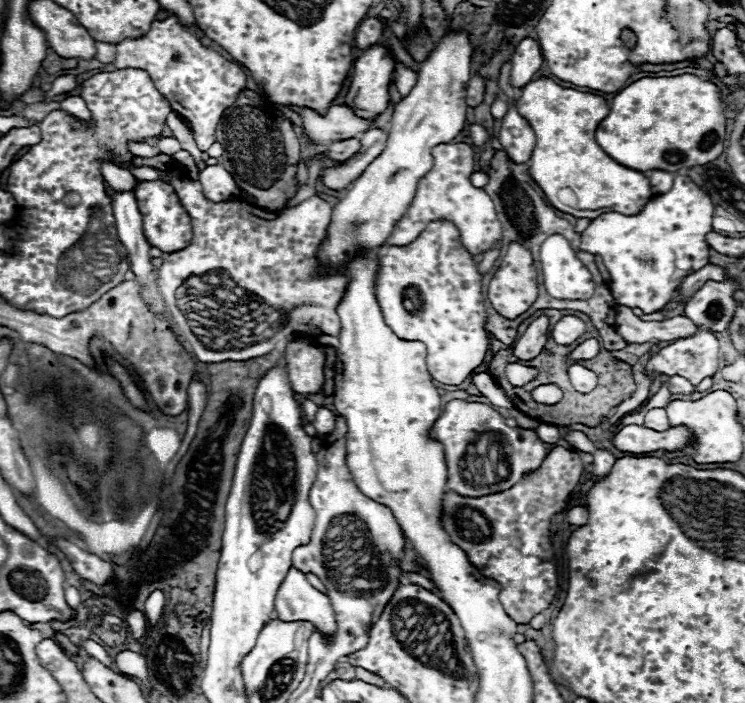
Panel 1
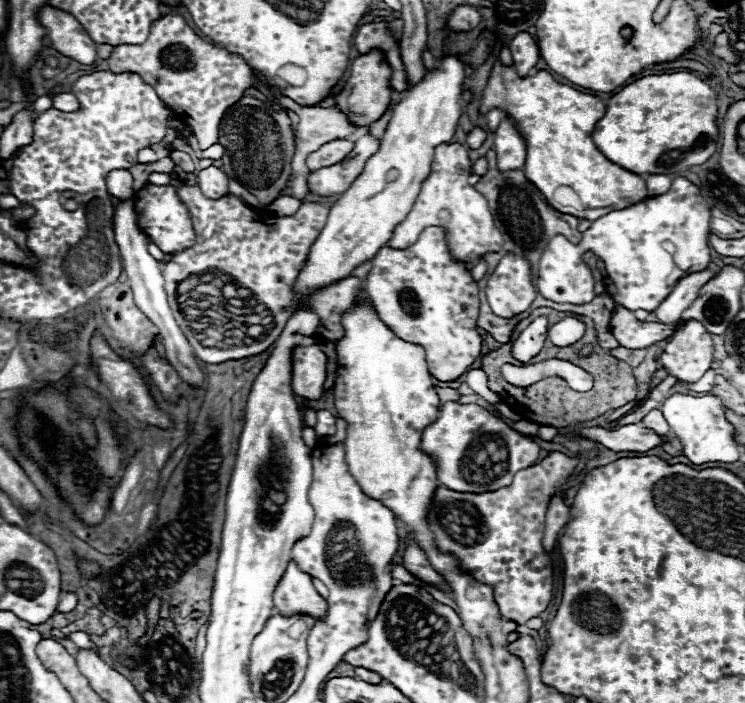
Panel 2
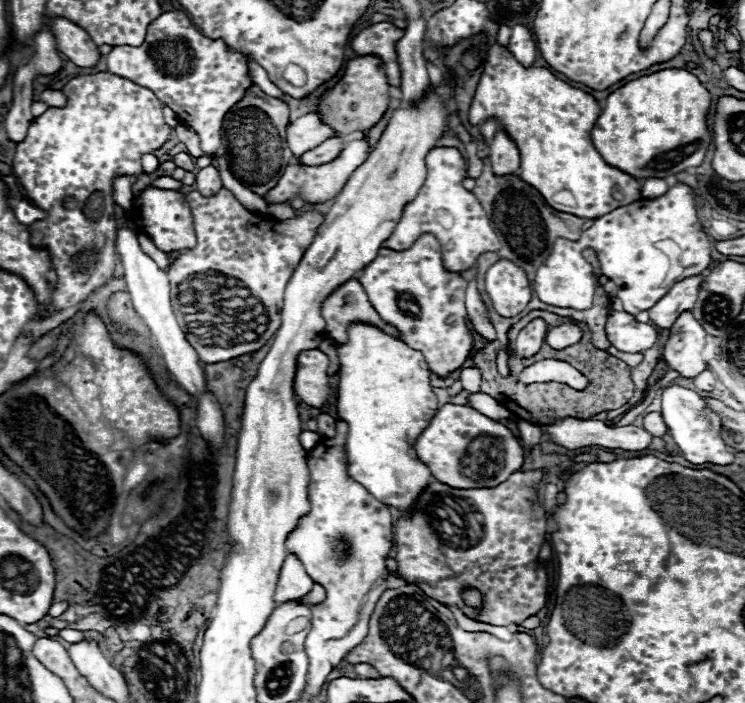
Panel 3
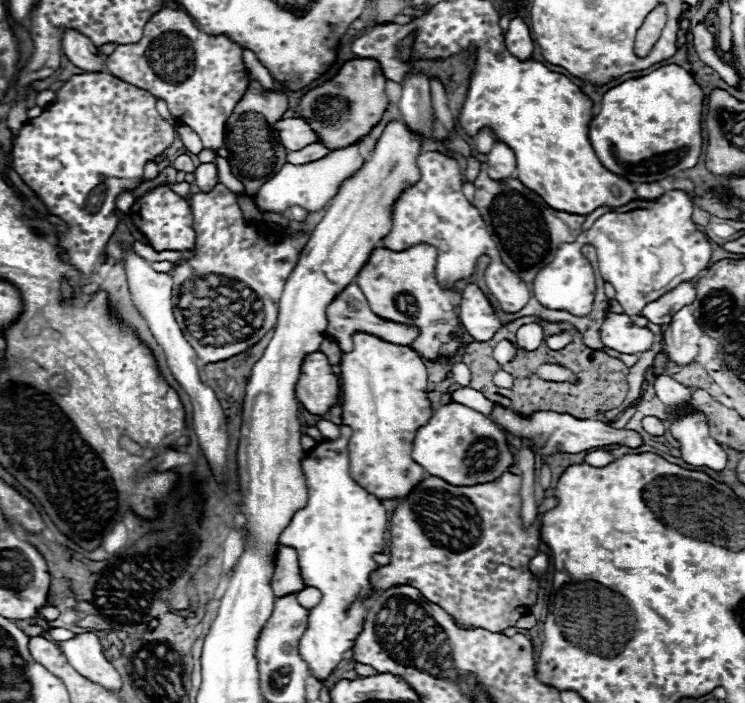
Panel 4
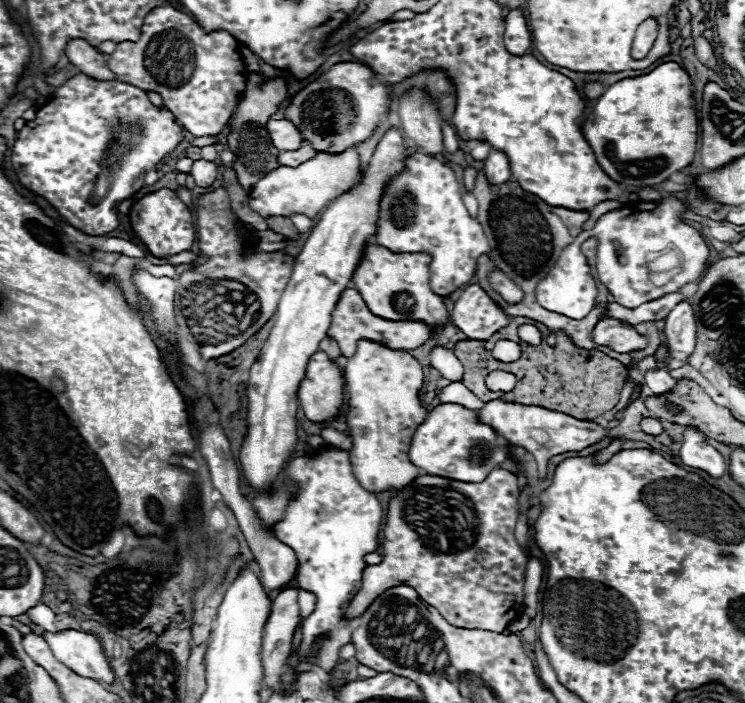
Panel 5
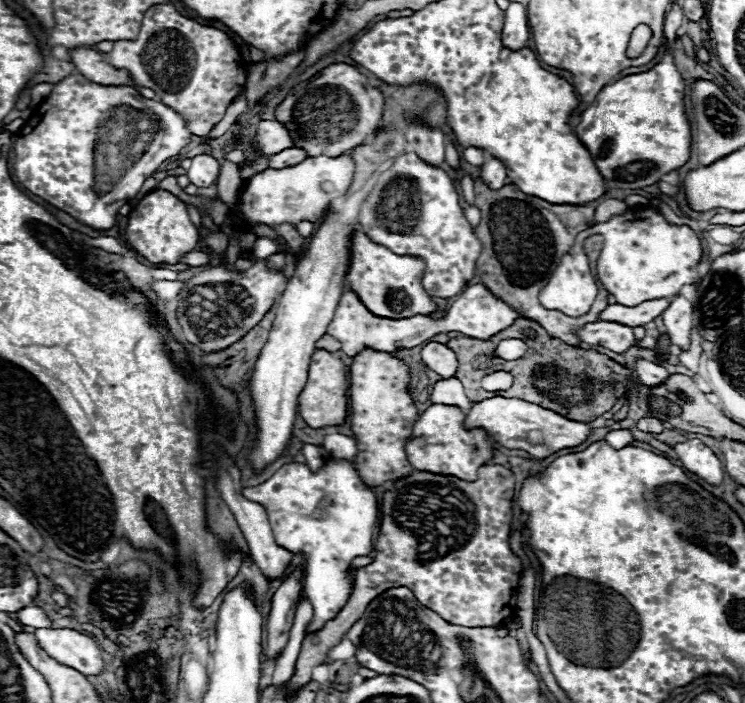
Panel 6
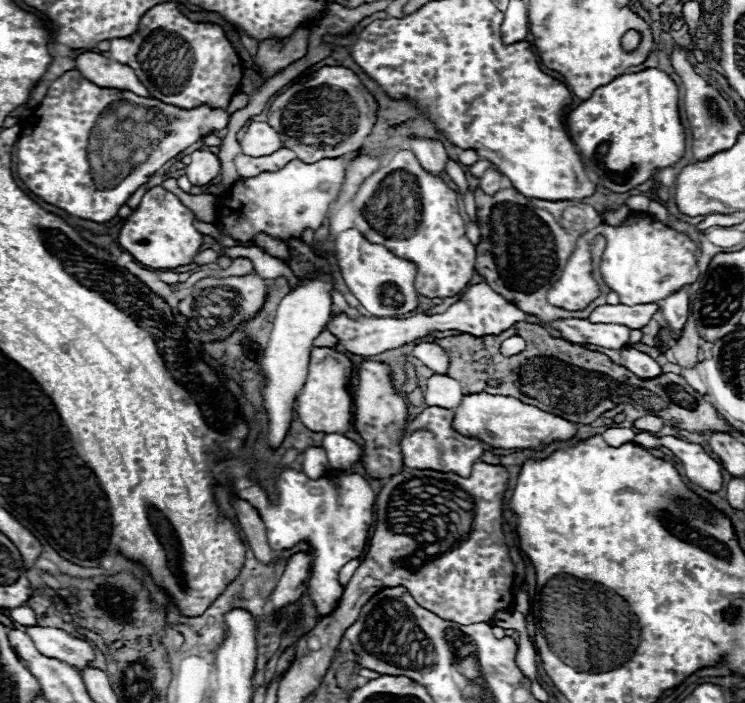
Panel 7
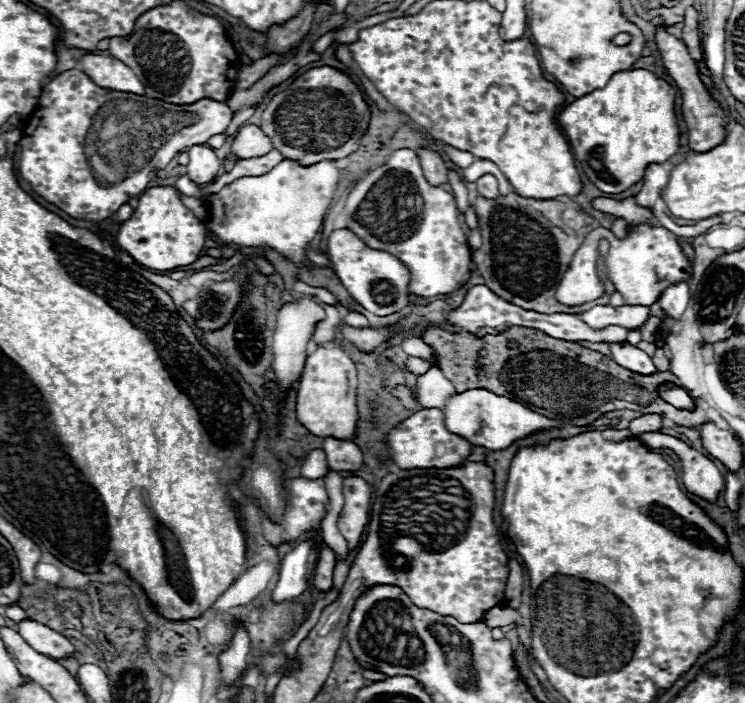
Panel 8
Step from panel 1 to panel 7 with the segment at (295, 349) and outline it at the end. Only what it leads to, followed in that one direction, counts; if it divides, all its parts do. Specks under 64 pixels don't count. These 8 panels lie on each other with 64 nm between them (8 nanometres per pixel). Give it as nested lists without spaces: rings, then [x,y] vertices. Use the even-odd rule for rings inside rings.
[[[312,348],[308,378],[302,392],[296,398],[298,418],[312,432],[346,432],[350,428],[350,406],[352,406],[352,362],[346,354],[334,348]]]

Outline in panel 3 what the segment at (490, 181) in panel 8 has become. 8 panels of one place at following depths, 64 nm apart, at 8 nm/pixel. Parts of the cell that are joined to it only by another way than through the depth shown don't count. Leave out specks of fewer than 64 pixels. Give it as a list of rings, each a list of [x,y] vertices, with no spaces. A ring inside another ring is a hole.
[[[500,128],[490,144],[490,160],[492,170],[498,176],[504,176],[504,172],[518,172],[520,170],[520,150],[516,142]]]

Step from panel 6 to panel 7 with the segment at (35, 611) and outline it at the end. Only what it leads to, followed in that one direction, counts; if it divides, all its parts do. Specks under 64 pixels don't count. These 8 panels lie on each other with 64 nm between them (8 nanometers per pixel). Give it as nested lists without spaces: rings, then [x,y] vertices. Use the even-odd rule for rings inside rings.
[[[20,606],[20,608],[14,608],[10,610],[10,618],[20,624],[20,626],[36,626],[38,620],[36,620],[36,612],[28,606]]]

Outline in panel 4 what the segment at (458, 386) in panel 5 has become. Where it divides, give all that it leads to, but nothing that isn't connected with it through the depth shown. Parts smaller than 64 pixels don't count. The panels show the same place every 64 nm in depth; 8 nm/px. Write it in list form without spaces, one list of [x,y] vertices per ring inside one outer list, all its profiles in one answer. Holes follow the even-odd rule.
[[[472,388],[454,390],[452,392],[452,398],[458,400],[460,404],[468,404],[468,408],[476,408],[476,412],[480,412],[484,416],[490,416],[492,414],[492,408],[494,408],[494,402],[492,400],[488,400],[482,392],[476,392]]]

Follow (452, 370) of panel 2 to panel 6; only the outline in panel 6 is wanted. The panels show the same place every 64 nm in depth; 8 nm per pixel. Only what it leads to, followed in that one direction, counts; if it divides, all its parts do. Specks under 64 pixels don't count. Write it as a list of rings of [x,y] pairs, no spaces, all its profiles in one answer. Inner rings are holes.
[[[358,232],[352,242],[352,258],[346,280],[358,294],[362,304],[380,318],[408,318],[408,316],[430,316],[438,312],[436,302],[426,294],[422,286],[426,262],[418,256],[398,256],[386,246],[374,244],[366,234]]]

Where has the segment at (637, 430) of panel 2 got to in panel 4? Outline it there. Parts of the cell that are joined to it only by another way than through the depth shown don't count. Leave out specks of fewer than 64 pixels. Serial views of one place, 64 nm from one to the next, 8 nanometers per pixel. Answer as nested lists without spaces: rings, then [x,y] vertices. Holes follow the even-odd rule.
[[[500,404],[494,406],[492,412],[492,420],[504,428],[506,432],[514,434],[514,436],[522,436],[522,438],[530,438],[532,444],[542,452],[542,456],[552,454],[552,452],[584,452],[590,448],[600,448],[600,446],[610,446],[610,444],[620,444],[620,446],[628,446],[628,448],[638,448],[644,444],[642,436],[634,430],[626,430],[626,428],[610,428],[608,424],[600,422],[600,420],[578,420],[570,414],[556,414],[556,412],[536,412],[532,416],[522,416],[518,412],[514,412],[512,408],[504,408]]]

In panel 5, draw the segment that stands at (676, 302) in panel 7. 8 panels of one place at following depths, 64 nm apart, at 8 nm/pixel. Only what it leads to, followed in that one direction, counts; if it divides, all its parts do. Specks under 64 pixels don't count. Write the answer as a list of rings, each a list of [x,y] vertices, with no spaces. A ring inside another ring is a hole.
[[[680,302],[666,318],[664,326],[666,346],[670,352],[680,352],[680,358],[688,358],[696,348],[696,322],[688,302]]]

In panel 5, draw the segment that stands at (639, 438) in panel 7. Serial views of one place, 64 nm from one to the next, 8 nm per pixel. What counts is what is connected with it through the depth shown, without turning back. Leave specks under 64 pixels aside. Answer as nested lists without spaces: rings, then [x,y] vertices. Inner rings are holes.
[[[684,426],[684,438],[680,446],[680,460],[686,466],[706,470],[710,476],[720,478],[726,470],[726,460],[724,456],[706,442],[706,436],[694,428],[694,426]]]

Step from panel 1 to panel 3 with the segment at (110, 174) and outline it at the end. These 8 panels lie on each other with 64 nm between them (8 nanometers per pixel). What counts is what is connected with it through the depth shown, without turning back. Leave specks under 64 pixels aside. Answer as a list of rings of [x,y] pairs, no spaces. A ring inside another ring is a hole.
[[[118,176],[112,184],[112,196],[116,200],[118,206],[122,206],[124,210],[130,210],[132,202],[134,202],[134,194],[132,194],[132,178],[128,176]]]

